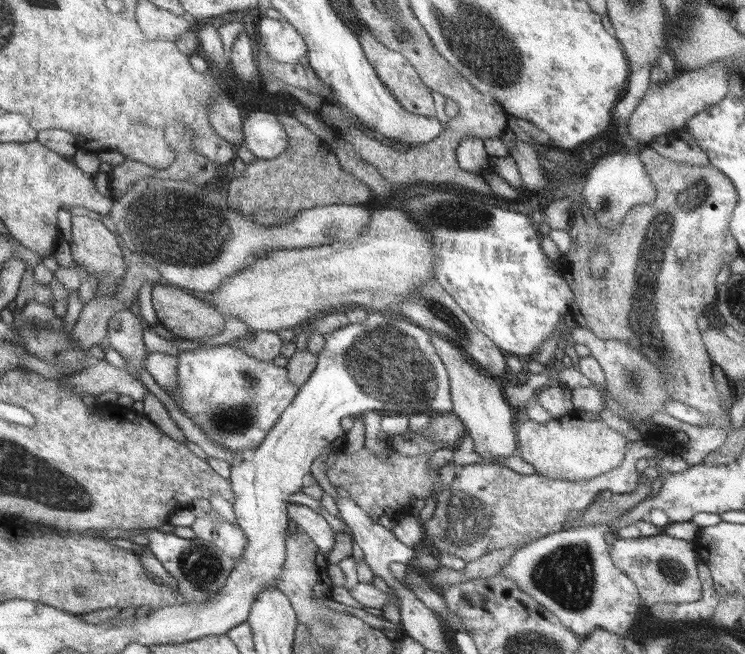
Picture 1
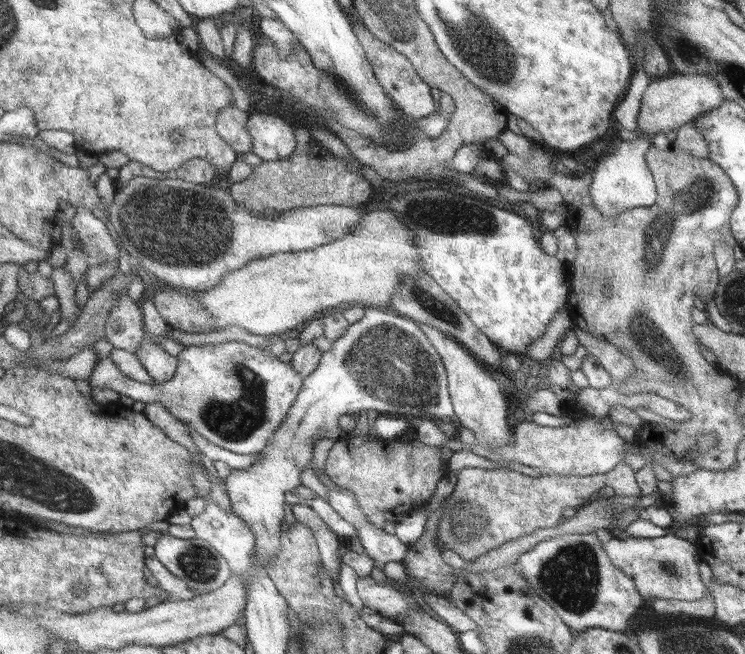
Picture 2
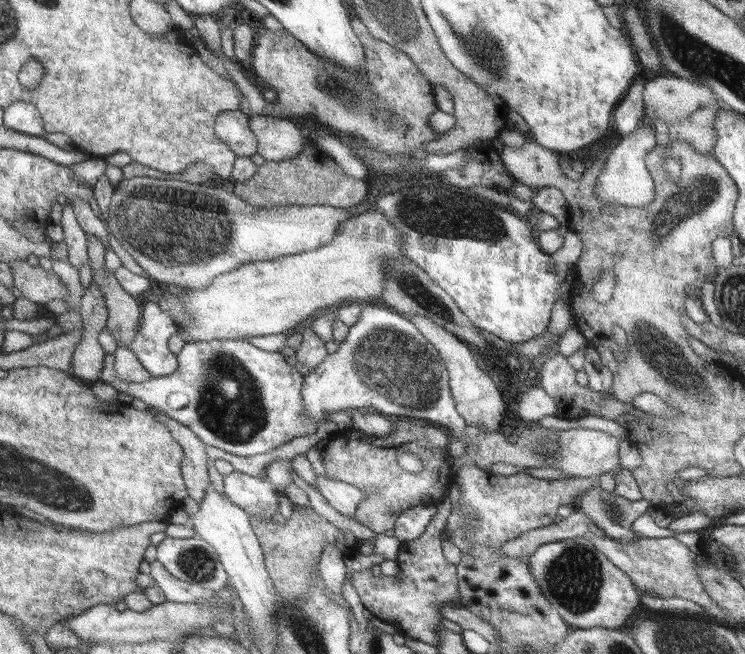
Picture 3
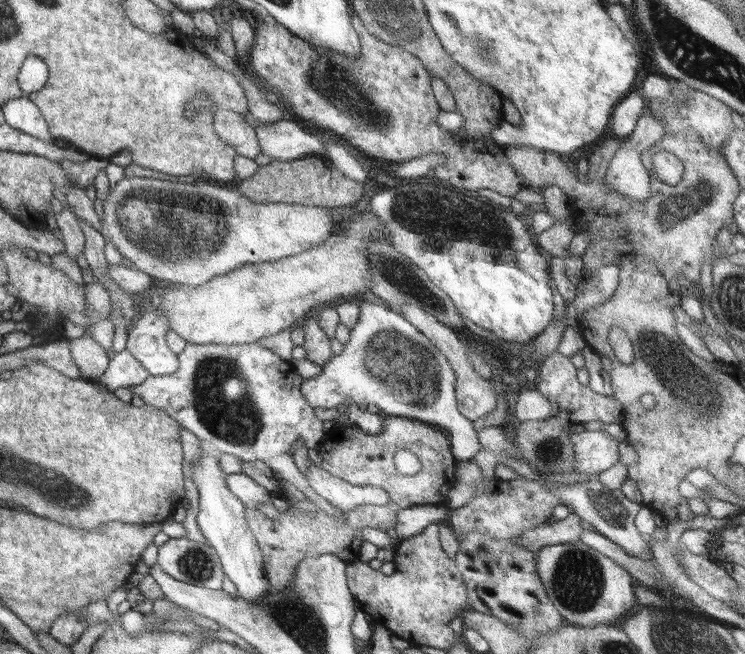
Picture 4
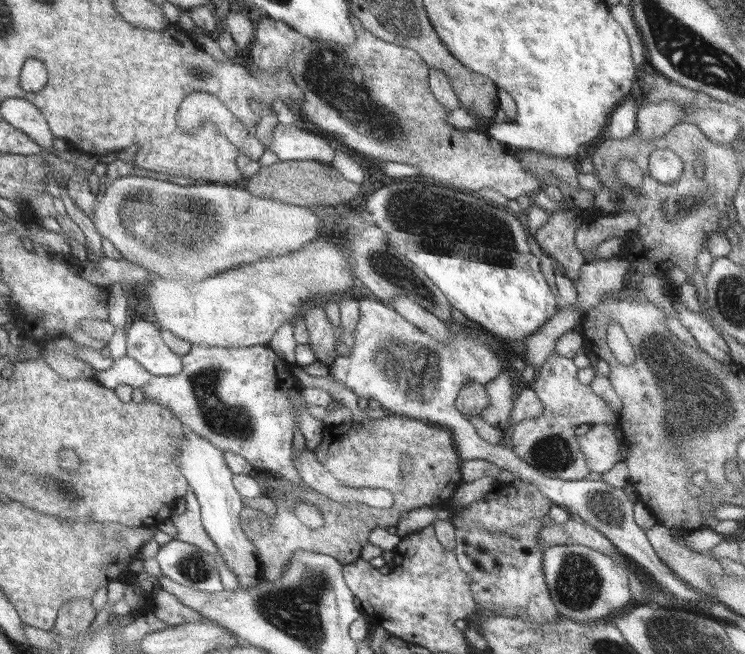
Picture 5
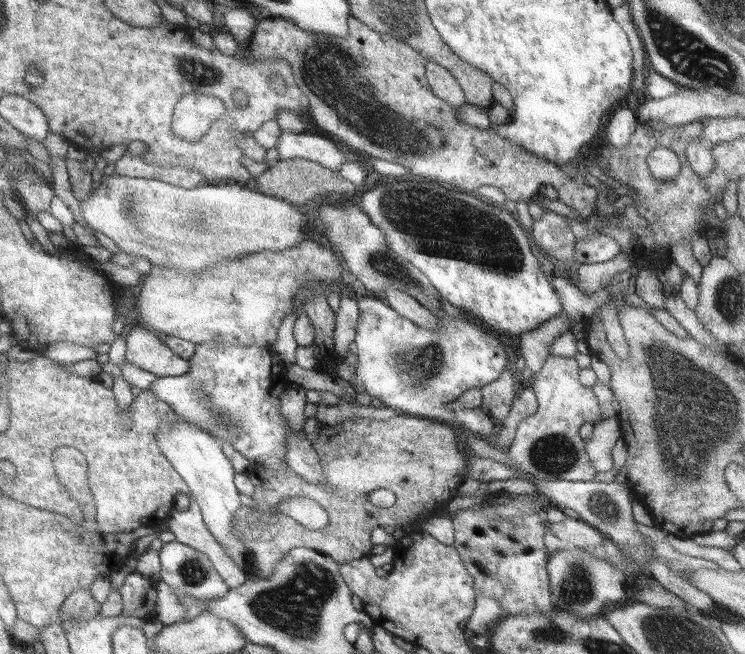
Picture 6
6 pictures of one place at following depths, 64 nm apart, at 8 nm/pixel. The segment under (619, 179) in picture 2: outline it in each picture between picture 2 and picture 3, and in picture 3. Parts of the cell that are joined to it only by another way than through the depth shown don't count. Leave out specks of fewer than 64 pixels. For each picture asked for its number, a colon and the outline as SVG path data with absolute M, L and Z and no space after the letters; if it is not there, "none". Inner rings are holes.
3: M641 120L641 126L633 130L633 134L627 134L623 140L617 142L613 152L609 154L605 168L597 176L595 192L601 202L609 202L613 206L629 206L629 208L641 208L653 202L653 182L649 178L649 168L645 156L657 146L655 140L655 128L649 126L649 122Z

